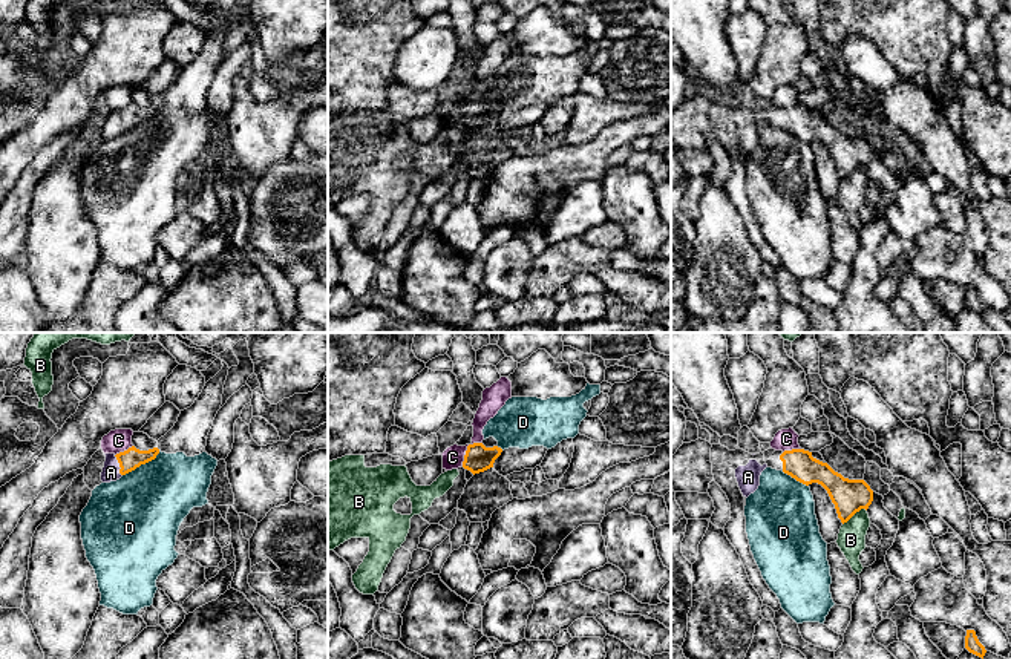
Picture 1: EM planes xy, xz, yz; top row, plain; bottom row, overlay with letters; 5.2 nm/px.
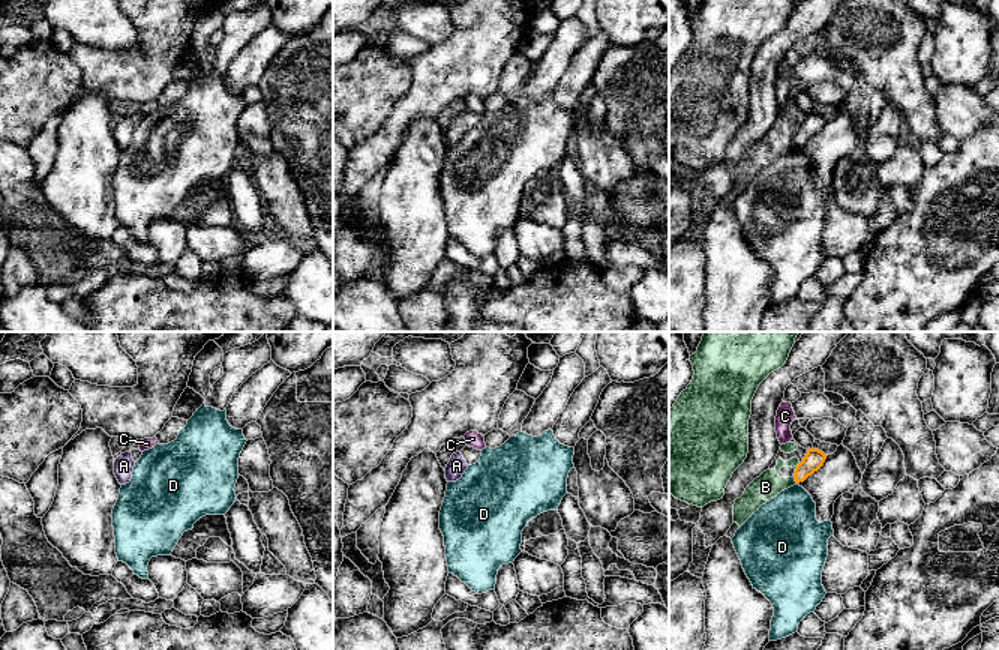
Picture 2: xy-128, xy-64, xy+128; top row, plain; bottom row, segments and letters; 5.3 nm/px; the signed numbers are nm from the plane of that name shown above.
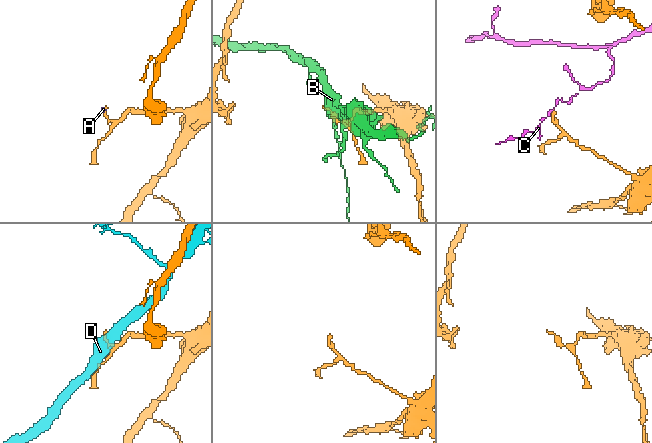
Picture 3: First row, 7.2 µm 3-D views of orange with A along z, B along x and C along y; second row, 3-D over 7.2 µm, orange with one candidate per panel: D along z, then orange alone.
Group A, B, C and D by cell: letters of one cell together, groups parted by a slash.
A / B / C / D

